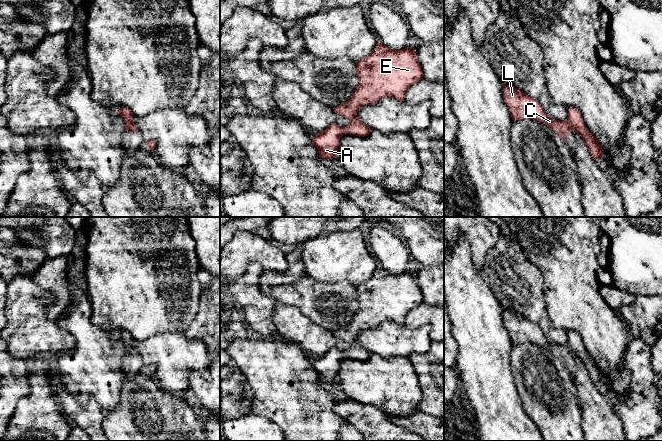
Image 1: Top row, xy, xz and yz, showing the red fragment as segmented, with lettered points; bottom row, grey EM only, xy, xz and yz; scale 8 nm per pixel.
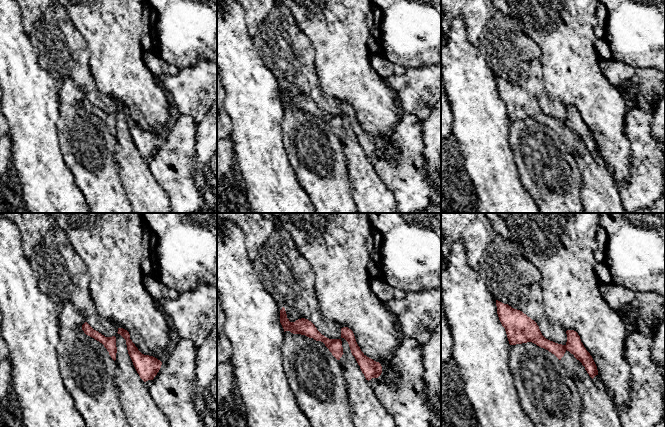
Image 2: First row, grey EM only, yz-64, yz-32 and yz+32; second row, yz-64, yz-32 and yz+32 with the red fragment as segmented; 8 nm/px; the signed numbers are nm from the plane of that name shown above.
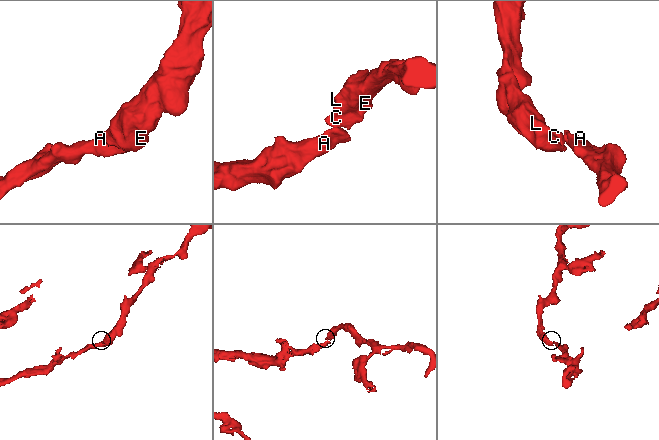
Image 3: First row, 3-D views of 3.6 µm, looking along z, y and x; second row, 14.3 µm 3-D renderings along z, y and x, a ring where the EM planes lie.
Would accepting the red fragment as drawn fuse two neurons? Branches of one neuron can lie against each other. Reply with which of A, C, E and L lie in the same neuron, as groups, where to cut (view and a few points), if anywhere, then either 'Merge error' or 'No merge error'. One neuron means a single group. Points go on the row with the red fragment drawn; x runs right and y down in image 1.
Groups: A C E L. No split. No merge error

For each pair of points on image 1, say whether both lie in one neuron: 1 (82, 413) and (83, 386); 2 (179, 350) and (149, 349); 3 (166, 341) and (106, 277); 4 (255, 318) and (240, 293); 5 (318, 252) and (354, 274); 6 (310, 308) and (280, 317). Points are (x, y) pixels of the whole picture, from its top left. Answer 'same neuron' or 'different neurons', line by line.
1: different neurons
2: same neuron
3: different neurons
4: same neuron
5: same neuron
6: different neurons

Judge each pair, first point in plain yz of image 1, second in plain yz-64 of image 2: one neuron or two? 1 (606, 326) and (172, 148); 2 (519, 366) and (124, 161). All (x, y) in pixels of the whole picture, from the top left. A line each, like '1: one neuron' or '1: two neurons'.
1: two neurons
2: two neurons

